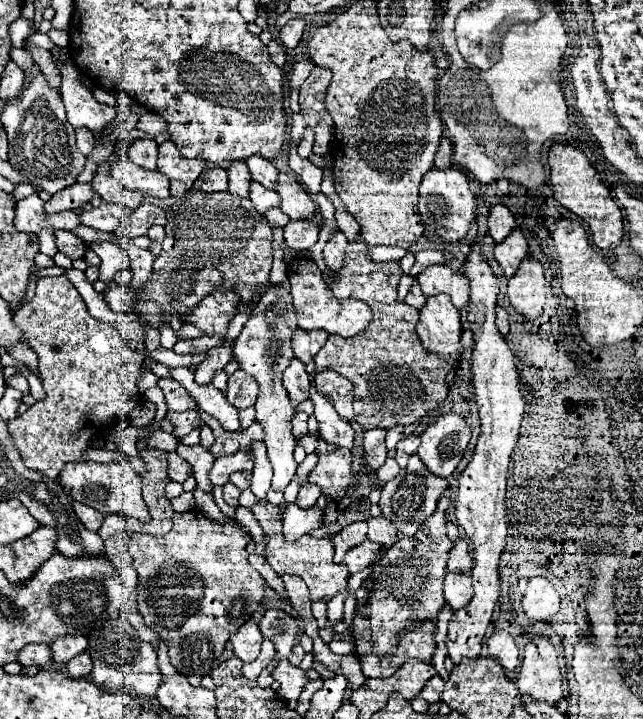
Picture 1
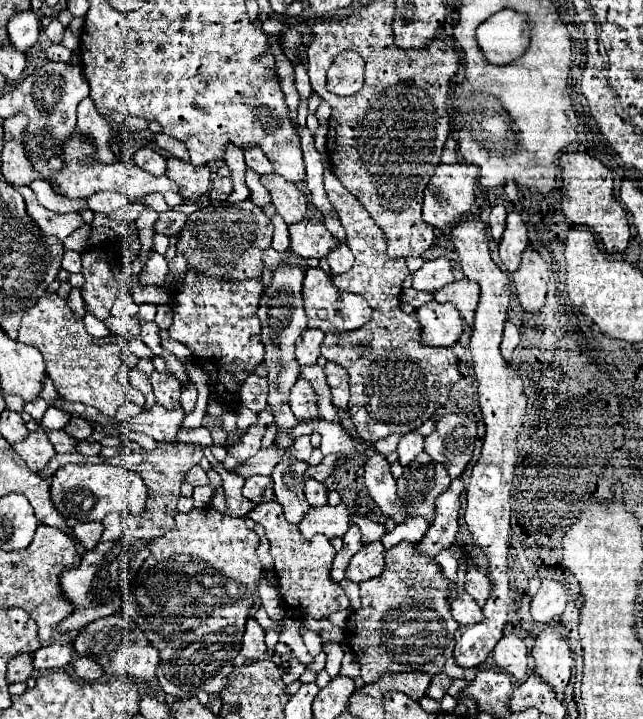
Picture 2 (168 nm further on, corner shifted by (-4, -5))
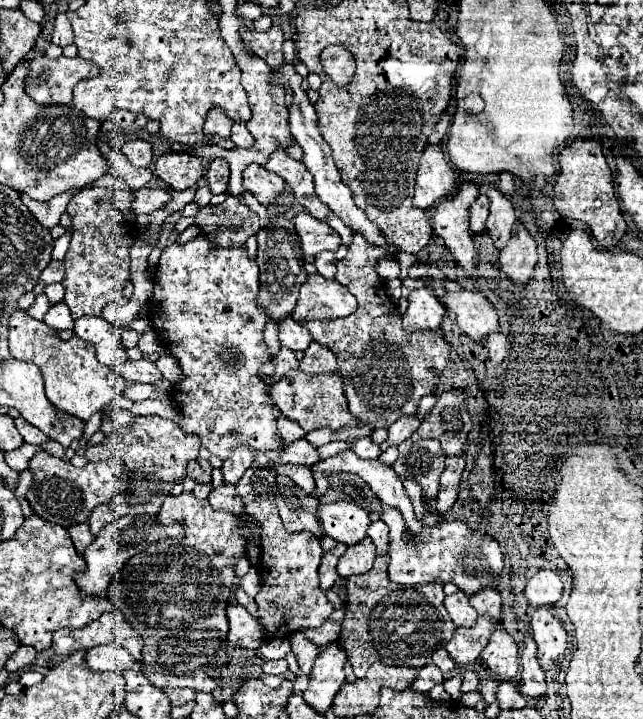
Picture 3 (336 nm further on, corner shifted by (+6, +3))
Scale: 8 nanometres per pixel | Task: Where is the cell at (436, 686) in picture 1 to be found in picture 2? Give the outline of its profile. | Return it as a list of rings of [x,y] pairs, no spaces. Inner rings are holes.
[[[436,674],[436,676],[432,678],[432,682],[430,682],[430,688],[428,688],[426,696],[434,698],[434,700],[442,700],[442,696],[444,696],[444,694],[448,692],[448,688],[450,688],[450,682],[452,682],[450,676],[446,676],[446,674]]]

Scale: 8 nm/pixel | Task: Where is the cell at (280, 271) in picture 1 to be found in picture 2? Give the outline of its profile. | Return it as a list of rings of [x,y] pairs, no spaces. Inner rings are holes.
[[[274,214],[272,216],[272,224],[274,224],[274,236],[272,236],[272,246],[278,252],[288,252],[290,250],[290,242],[288,242],[288,224]]]

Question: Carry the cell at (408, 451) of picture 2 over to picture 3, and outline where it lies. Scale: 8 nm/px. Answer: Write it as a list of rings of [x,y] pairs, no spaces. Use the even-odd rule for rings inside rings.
[[[404,416],[398,418],[390,428],[388,428],[388,444],[390,446],[398,446],[400,442],[404,442],[406,438],[412,436],[414,430],[418,430],[420,420],[416,416]]]

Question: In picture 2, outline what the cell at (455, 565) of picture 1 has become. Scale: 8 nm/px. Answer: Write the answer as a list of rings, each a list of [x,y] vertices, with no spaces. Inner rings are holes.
[[[470,566],[470,570],[466,572],[466,592],[484,608],[486,600],[490,598],[492,586],[488,576],[478,568],[478,566]]]

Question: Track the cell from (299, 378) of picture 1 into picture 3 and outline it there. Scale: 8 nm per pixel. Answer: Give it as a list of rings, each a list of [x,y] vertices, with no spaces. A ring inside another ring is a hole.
[[[290,370],[282,380],[272,386],[272,398],[280,412],[298,422],[306,432],[316,430],[320,426],[328,426],[338,430],[342,426],[356,426],[356,418],[348,412],[348,404],[342,390],[342,378],[338,372],[334,374],[304,374],[302,370]]]

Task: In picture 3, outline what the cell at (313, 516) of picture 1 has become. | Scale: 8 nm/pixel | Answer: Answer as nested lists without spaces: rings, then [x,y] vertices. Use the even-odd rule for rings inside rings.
[[[348,500],[320,502],[320,530],[336,542],[356,544],[366,536],[368,512]]]

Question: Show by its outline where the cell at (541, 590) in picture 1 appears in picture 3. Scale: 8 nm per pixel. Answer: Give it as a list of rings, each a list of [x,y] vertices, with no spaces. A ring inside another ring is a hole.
[[[540,570],[536,576],[532,576],[524,590],[526,600],[534,606],[552,606],[560,600],[560,594],[562,580],[550,570]]]

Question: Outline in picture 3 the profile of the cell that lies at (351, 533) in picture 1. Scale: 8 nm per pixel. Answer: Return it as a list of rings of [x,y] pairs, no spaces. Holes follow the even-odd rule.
[[[338,542],[330,552],[324,552],[322,562],[320,562],[320,588],[328,590],[328,588],[334,584],[334,580],[338,578],[336,562],[338,562],[338,558],[346,552],[346,548],[348,548],[346,544]]]

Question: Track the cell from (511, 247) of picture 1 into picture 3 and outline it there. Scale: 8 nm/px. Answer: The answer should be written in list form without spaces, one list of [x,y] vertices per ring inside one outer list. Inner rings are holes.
[[[488,188],[486,196],[490,198],[490,216],[486,222],[486,232],[490,234],[494,246],[498,250],[502,250],[502,246],[508,244],[508,238],[512,234],[512,226],[516,222],[514,208],[512,208],[510,200],[502,192],[498,192],[496,188]]]

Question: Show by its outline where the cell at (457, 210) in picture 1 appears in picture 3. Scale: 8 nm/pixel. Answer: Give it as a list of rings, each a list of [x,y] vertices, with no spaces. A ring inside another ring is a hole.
[[[426,146],[416,174],[412,204],[416,208],[426,210],[438,200],[446,198],[454,188],[456,188],[456,172],[446,162],[442,148]]]

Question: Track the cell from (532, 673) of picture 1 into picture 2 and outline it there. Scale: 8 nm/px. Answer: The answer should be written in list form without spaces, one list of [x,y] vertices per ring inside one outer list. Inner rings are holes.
[[[542,632],[534,640],[532,656],[536,660],[536,674],[540,674],[554,690],[564,690],[572,676],[572,652],[566,652],[566,642],[560,634]]]

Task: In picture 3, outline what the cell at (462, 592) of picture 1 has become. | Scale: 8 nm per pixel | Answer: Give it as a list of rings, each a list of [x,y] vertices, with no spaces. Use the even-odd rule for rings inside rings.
[[[462,590],[446,596],[444,598],[444,606],[446,606],[446,610],[448,610],[448,614],[450,614],[450,618],[452,618],[452,622],[456,626],[474,626],[478,614],[470,606],[468,596]]]

